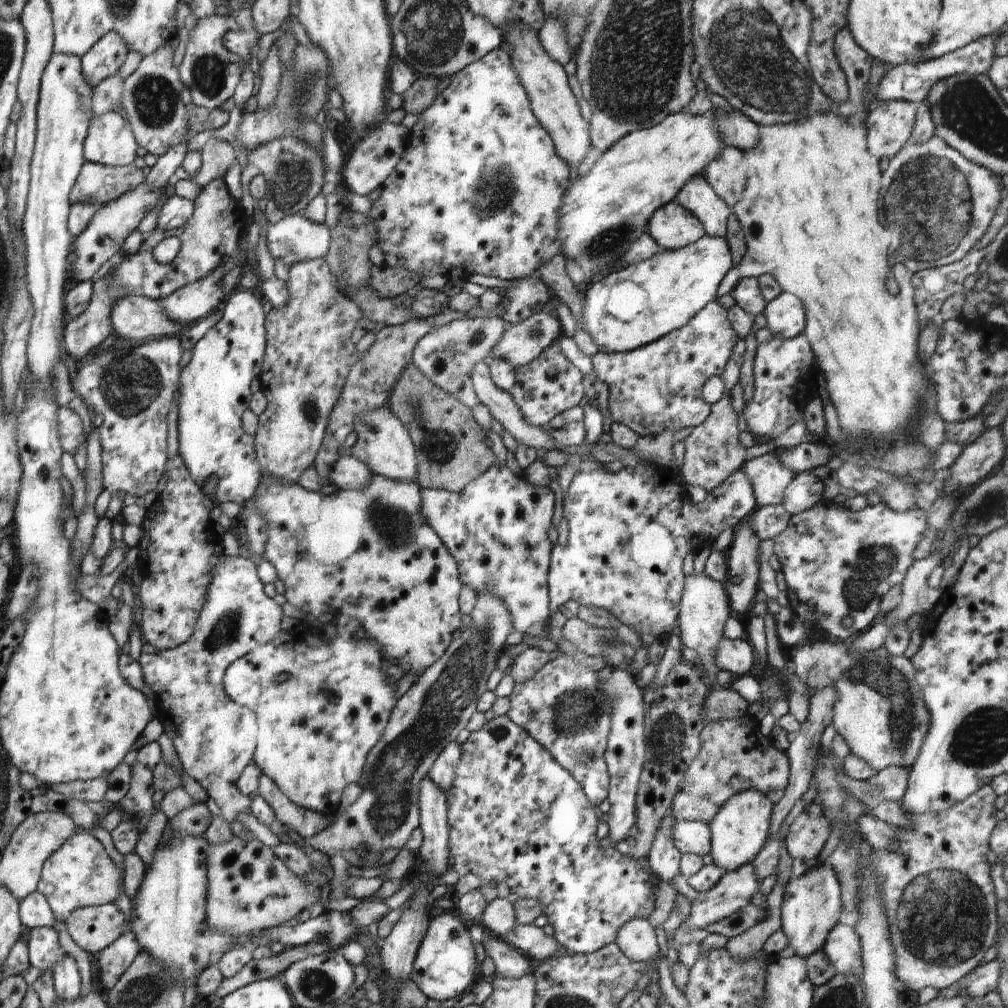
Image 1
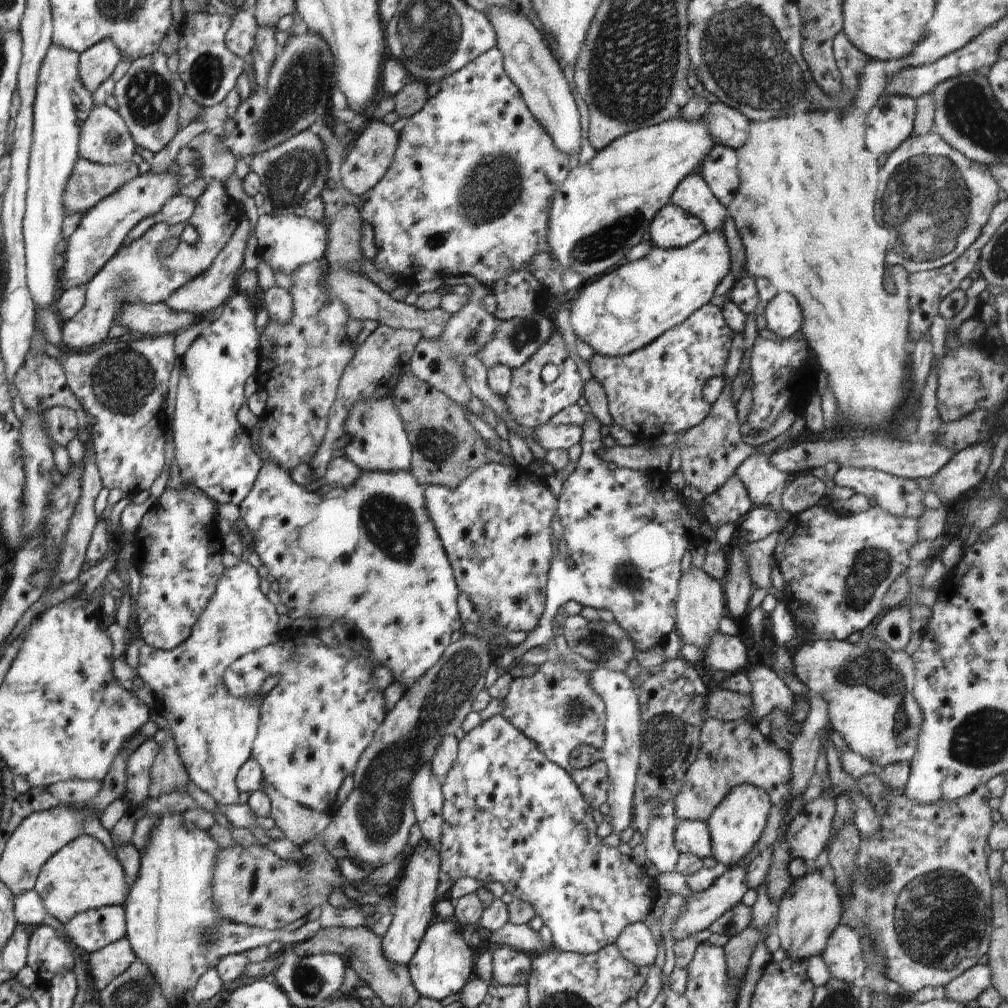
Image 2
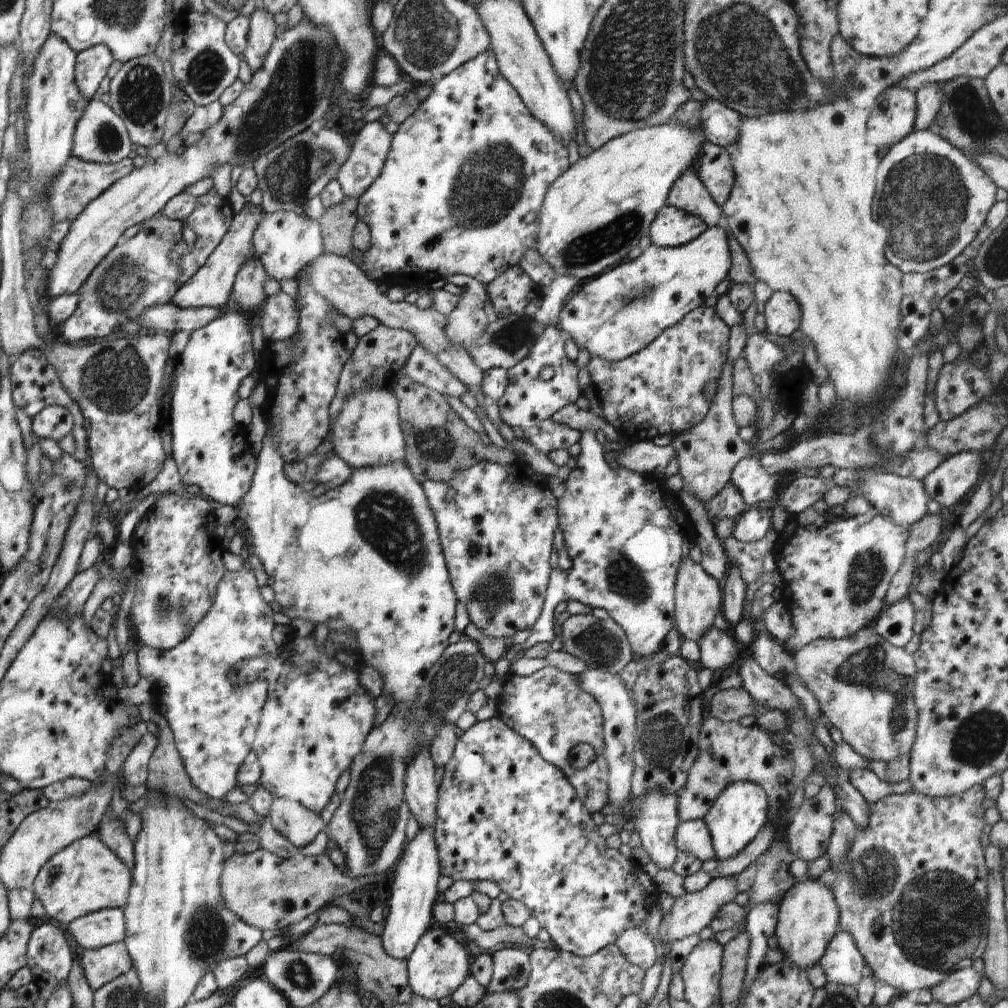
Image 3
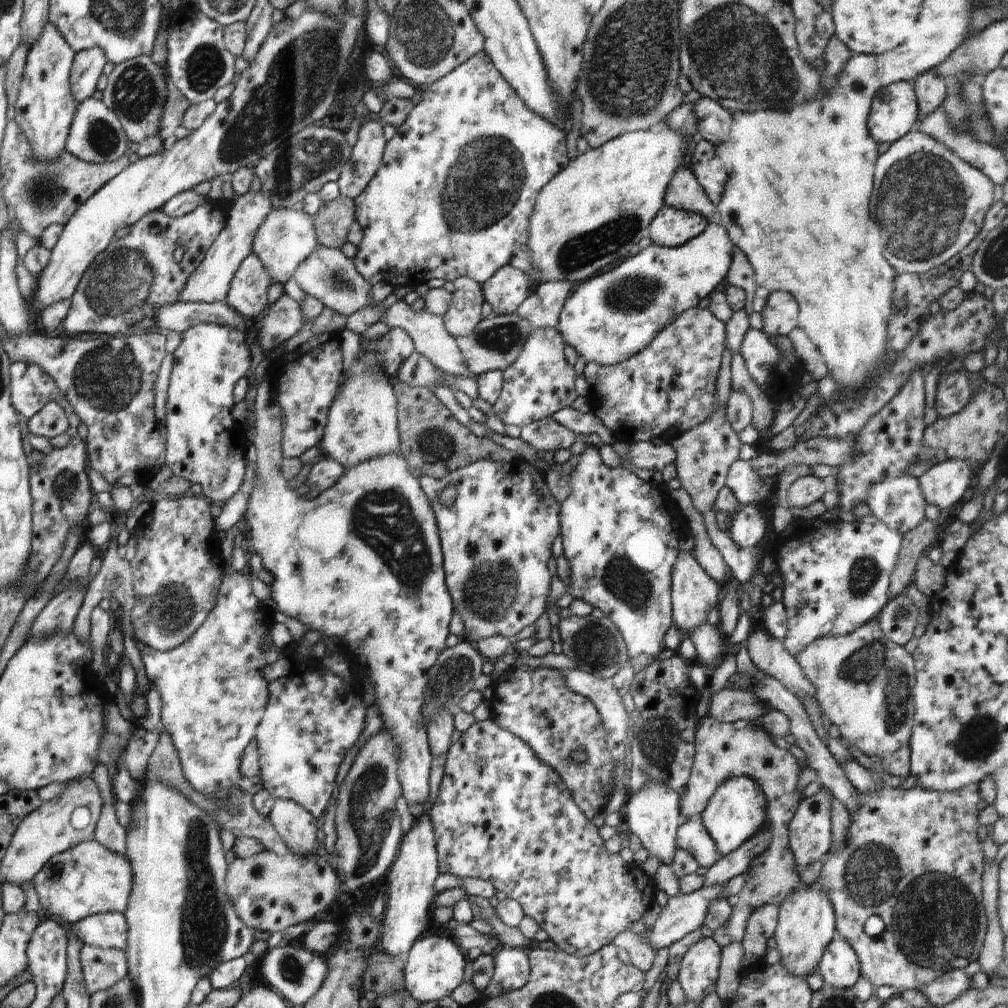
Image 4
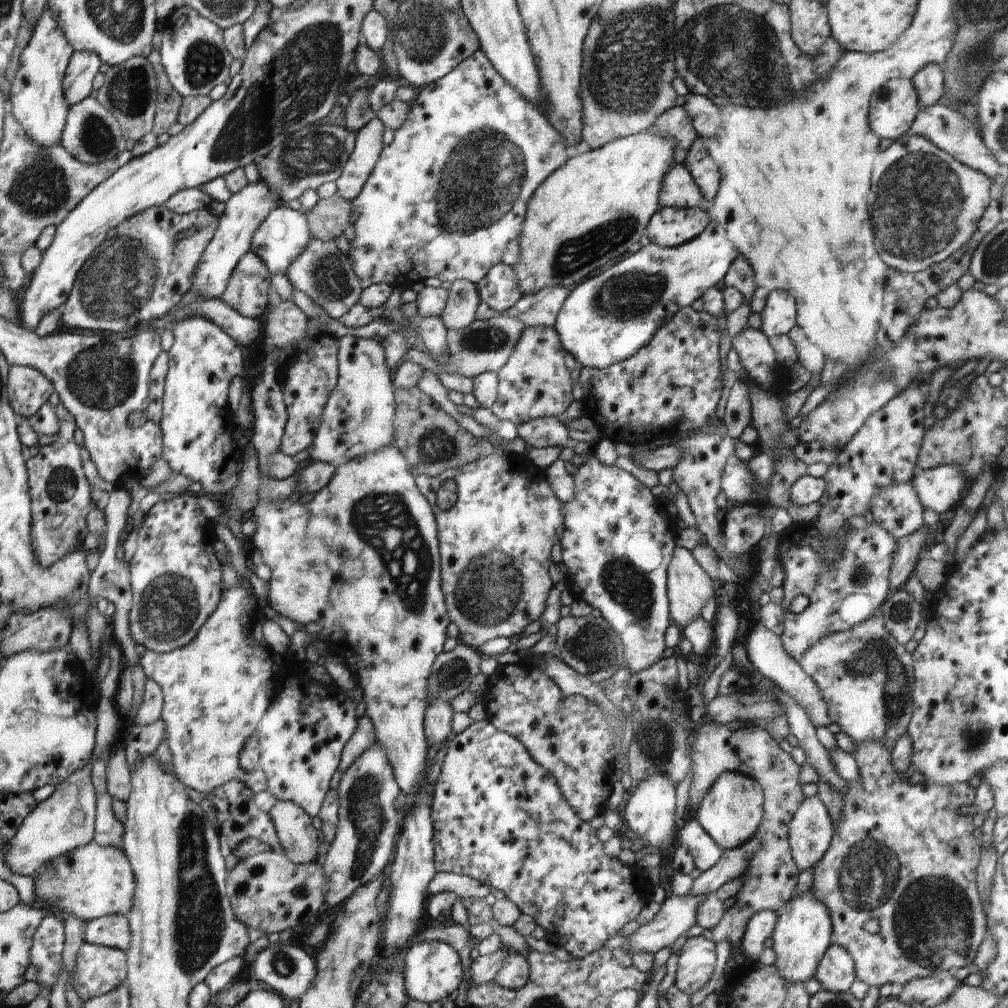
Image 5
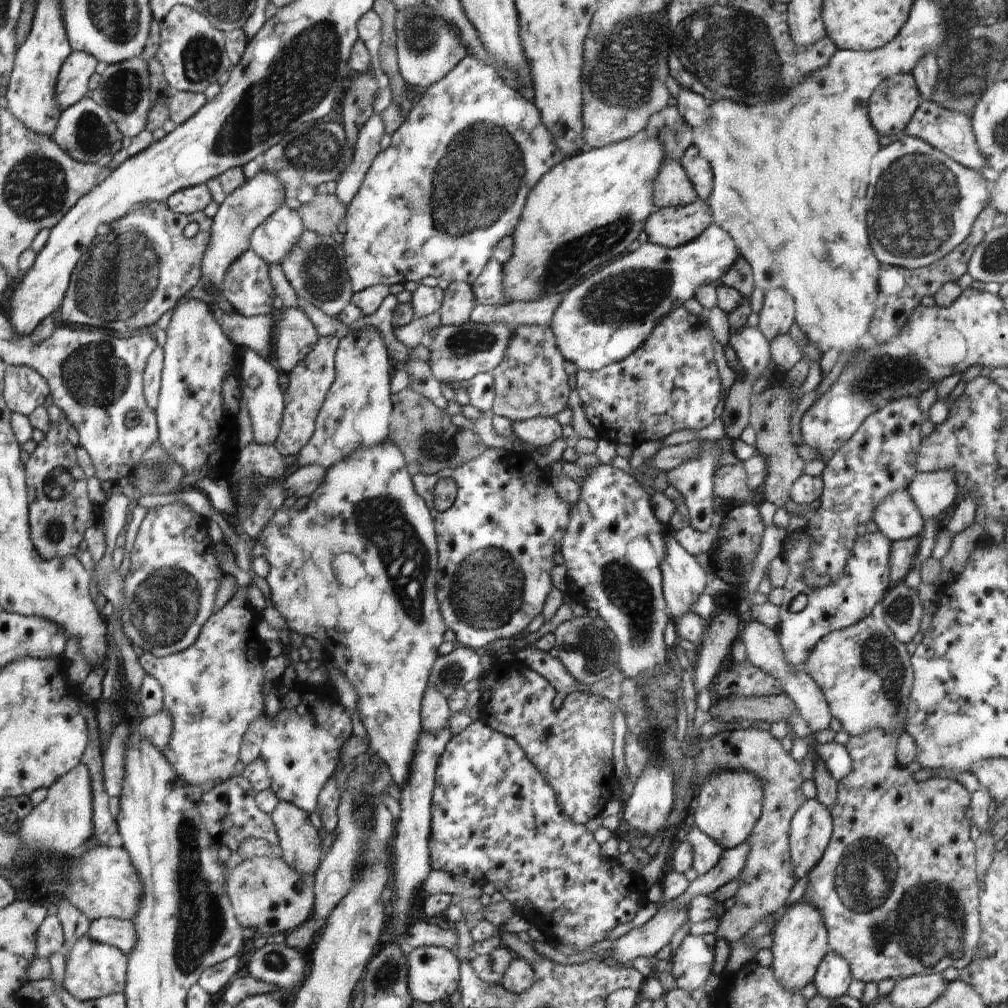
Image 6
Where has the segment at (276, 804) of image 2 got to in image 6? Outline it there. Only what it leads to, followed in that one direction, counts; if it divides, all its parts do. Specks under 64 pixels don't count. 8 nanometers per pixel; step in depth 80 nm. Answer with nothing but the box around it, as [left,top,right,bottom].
[270,801,323,875]

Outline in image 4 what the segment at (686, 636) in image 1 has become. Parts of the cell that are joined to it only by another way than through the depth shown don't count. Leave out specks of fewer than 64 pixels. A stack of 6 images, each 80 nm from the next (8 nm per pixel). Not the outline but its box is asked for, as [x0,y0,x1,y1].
[671,550,722,637]

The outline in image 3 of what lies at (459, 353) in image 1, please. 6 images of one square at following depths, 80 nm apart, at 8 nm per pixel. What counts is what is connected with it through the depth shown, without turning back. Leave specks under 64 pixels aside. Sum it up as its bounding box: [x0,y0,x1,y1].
[404,275,489,398]

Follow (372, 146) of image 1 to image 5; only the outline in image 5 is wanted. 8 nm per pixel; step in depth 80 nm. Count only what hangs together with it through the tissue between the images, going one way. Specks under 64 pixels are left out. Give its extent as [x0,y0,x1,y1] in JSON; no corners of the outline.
[335,117,385,200]

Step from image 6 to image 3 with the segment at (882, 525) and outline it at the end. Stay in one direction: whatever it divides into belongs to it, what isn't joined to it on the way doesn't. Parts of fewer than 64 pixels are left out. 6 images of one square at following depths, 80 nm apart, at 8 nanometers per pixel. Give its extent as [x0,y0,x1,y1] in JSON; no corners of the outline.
[833,469,929,529]

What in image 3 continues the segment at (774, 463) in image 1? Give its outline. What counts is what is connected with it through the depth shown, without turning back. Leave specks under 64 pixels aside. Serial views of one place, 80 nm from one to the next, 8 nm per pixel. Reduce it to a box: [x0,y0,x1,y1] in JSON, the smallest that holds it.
[730,456,778,506]

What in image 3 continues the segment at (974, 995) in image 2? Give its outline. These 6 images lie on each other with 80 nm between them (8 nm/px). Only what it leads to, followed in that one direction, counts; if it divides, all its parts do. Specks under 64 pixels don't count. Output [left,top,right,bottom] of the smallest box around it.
[930,967,984,1007]

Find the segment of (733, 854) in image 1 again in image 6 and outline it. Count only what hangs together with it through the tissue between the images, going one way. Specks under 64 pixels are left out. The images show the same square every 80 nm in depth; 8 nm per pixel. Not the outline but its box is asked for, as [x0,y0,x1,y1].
[694,769,763,849]

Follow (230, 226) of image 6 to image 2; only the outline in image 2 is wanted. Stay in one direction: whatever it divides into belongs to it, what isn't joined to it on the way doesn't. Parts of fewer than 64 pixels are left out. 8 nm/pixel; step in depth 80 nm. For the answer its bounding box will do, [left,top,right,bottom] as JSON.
[165,215,252,316]

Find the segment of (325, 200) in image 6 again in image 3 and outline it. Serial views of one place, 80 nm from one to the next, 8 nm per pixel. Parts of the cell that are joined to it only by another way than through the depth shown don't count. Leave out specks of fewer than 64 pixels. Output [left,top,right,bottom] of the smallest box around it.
[317,196,359,254]

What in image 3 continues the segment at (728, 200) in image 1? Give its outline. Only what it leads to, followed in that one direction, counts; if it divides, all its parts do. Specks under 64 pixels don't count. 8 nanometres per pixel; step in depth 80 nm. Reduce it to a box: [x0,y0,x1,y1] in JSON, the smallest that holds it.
[698,141,735,207]

